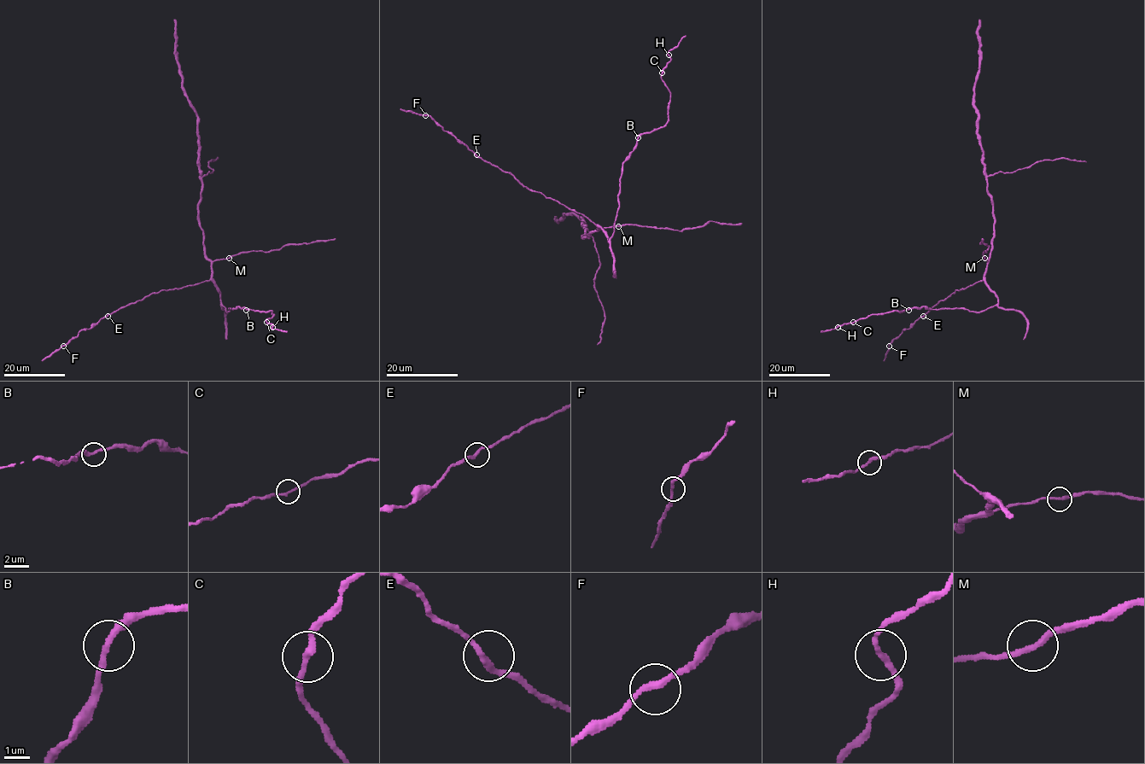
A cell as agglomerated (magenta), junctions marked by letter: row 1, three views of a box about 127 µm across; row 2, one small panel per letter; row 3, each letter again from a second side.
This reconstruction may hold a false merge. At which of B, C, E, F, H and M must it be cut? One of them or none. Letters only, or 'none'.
none

